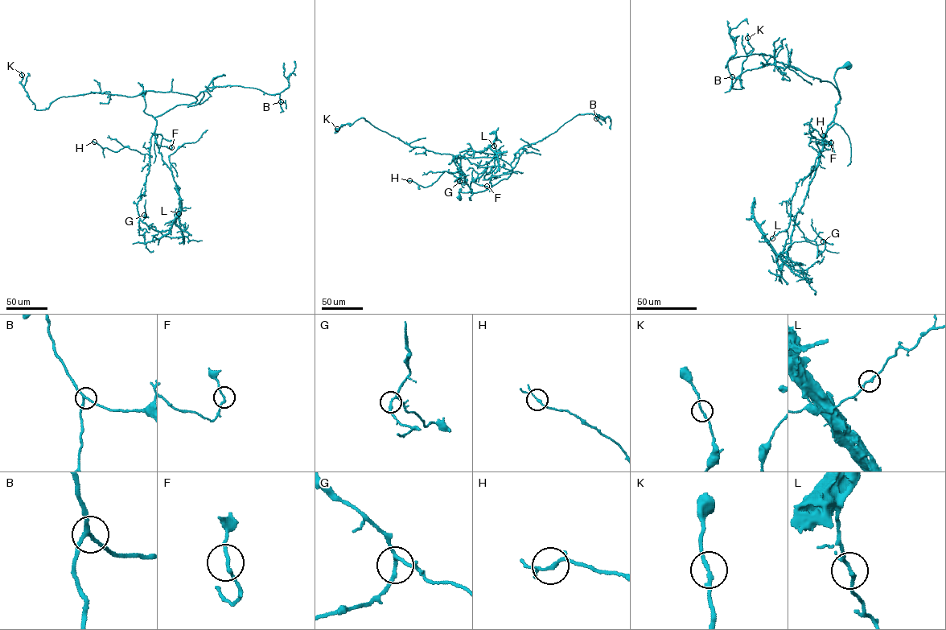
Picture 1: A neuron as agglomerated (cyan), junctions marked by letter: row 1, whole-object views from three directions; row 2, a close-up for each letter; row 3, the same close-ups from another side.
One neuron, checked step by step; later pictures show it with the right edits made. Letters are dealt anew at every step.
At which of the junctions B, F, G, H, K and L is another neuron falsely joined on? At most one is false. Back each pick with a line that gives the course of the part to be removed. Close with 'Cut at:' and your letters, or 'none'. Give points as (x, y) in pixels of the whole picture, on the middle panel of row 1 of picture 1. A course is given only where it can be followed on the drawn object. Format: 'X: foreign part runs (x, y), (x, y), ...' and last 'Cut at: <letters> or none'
L: foreign part runs (494, 146), (493, 143), (481, 151), (459, 152)
Cut at: L

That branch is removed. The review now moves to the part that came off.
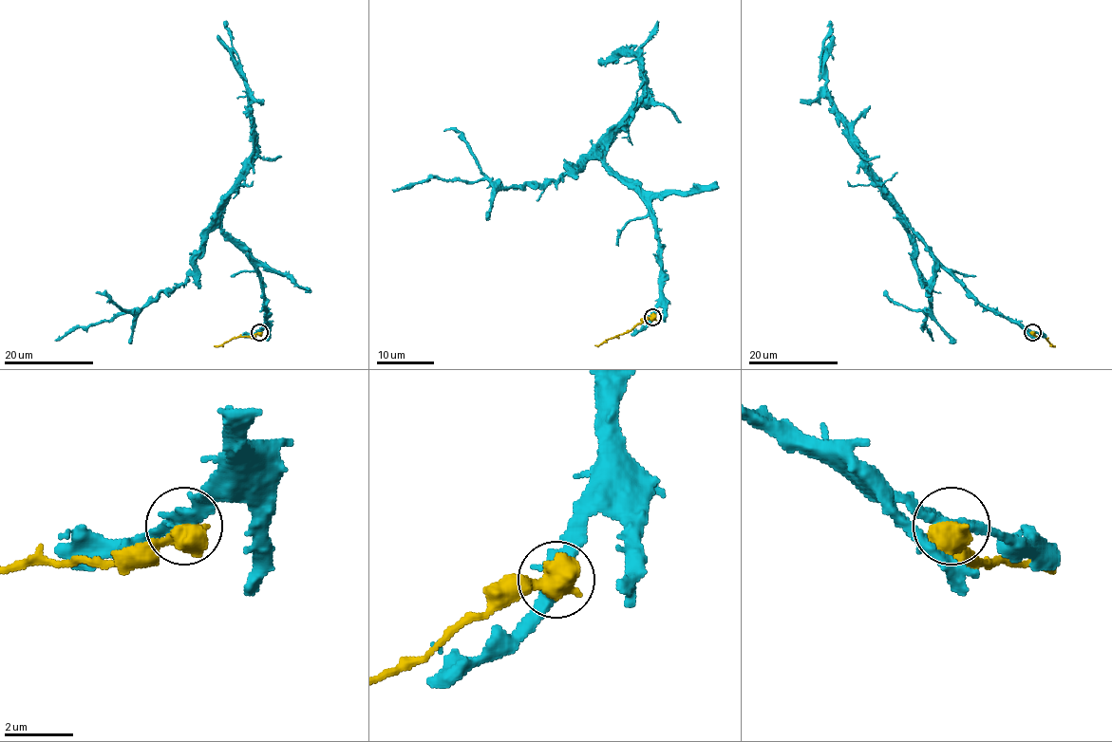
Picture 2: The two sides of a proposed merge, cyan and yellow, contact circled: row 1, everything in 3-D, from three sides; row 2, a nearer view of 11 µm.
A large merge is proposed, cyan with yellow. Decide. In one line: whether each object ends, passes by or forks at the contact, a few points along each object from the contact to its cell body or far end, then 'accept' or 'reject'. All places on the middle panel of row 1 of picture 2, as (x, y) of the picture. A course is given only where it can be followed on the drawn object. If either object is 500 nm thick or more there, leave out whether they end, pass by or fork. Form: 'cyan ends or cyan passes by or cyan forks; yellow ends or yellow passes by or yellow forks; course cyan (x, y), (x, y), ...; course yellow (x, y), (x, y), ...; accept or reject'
course cyan (652, 317), (657, 219), (604, 162), (644, 98), (643, 68), (635, 55), (609, 58); course yellow (652, 317), (594, 345); reject

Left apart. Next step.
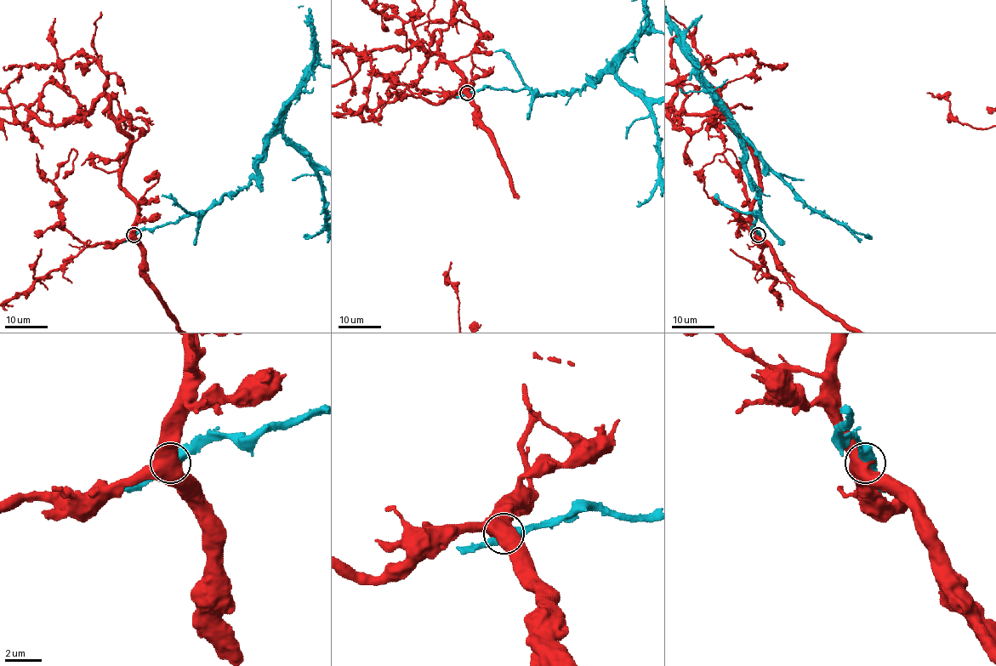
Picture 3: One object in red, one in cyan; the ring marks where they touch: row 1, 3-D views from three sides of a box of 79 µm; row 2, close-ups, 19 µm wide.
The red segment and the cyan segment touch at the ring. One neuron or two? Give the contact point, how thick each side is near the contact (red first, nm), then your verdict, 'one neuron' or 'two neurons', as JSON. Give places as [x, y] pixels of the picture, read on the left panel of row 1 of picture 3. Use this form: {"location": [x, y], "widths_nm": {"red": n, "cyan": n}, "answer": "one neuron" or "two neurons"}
{"location": [133, 235], "widths_nm": {"red": 800, "cyan": 440}, "answer": "two neurons"}

